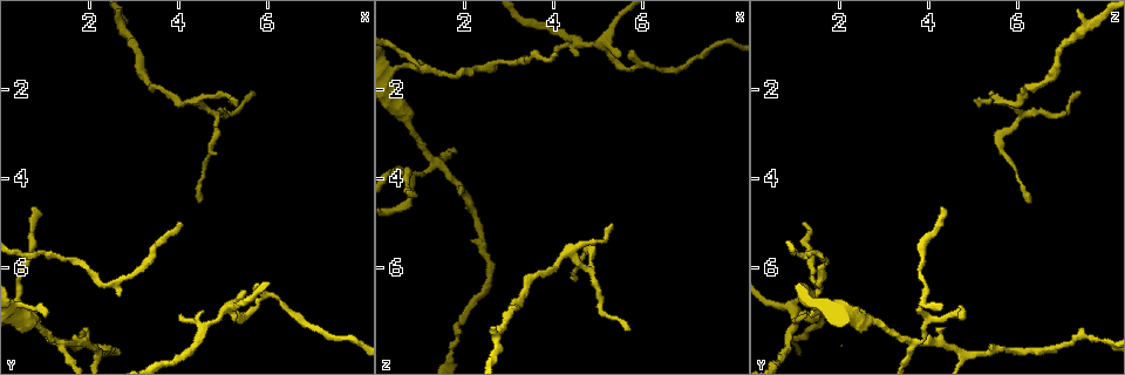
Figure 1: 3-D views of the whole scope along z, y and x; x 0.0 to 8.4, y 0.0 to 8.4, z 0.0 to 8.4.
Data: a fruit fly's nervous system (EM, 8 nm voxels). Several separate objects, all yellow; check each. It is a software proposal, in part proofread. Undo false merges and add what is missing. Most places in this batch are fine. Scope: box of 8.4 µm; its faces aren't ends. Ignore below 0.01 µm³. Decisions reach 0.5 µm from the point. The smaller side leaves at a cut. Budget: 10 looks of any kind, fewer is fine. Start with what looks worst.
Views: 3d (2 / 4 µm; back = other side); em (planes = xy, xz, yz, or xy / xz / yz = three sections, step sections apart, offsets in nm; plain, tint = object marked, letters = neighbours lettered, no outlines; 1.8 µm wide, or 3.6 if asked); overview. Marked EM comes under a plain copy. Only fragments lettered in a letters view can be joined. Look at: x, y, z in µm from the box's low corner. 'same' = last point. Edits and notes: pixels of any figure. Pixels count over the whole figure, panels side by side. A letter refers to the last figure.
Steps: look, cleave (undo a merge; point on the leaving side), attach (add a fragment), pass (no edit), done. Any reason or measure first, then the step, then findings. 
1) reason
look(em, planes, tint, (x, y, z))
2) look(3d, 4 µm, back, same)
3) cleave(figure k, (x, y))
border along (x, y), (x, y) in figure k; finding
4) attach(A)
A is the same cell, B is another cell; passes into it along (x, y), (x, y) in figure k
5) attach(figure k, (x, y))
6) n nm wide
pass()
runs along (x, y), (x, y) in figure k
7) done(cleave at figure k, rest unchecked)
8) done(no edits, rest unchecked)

looks like a crossing
look(3d, 4 µm, (1.35, 7.70, 3.60))

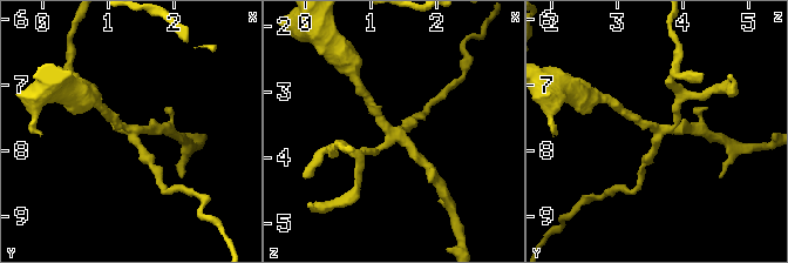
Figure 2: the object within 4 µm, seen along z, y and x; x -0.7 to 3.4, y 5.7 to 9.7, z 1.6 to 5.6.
4 arms
look(em, planes, letters, (1.40, 7.70, 3.60))

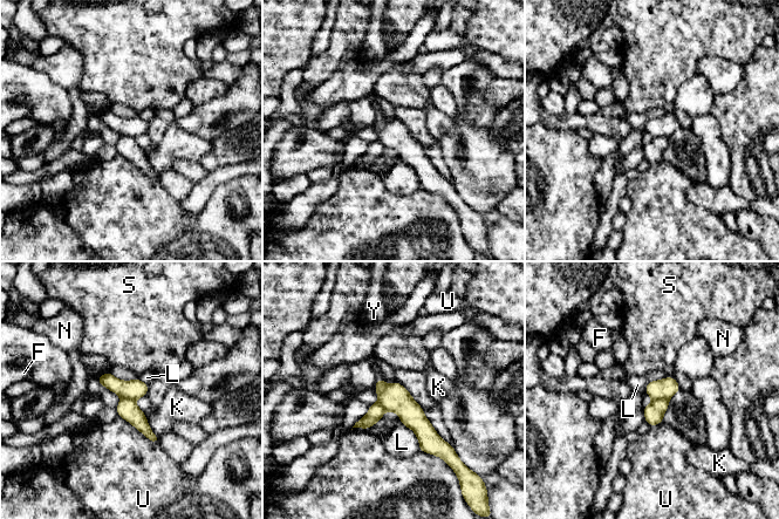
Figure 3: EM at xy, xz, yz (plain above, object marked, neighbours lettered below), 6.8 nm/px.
150 nm wide
cleave(figure 3, (654, 412))
F, K, L, N, S, U and Y are other cells; two neurons meet here

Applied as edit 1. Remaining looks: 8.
redraw
look(overview)

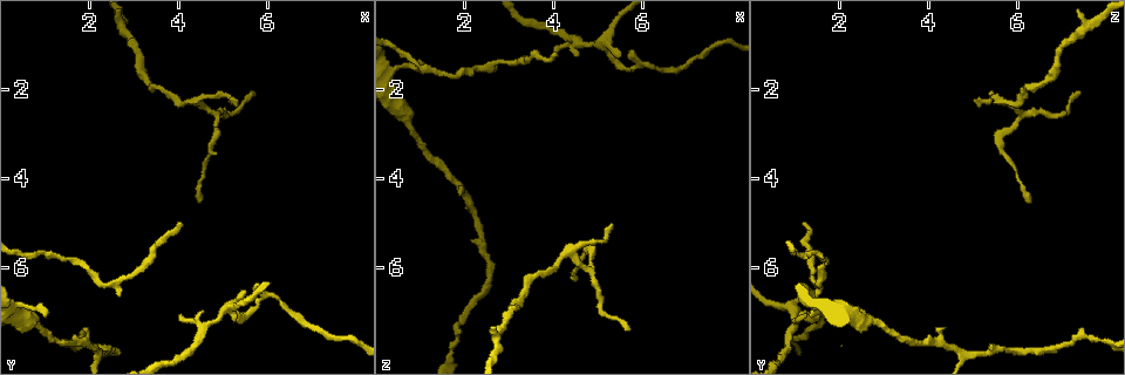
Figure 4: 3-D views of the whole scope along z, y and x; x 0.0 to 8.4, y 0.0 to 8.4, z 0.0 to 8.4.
arms part here
look(3d, 2 µm, (5.15, 6.85, 1.00))

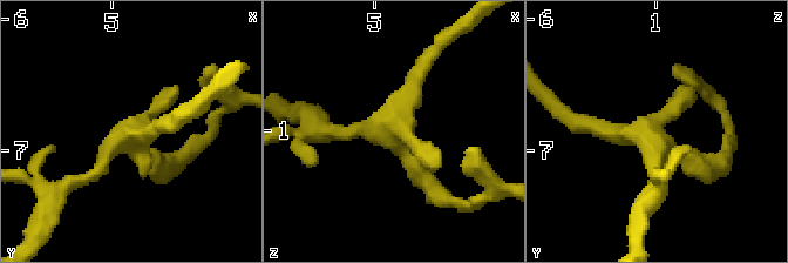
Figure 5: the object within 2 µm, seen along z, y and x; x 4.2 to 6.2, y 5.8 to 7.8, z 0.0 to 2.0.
now the EM
look(em, xz, step 16, tint, (5.18, 6.88, 0.96))

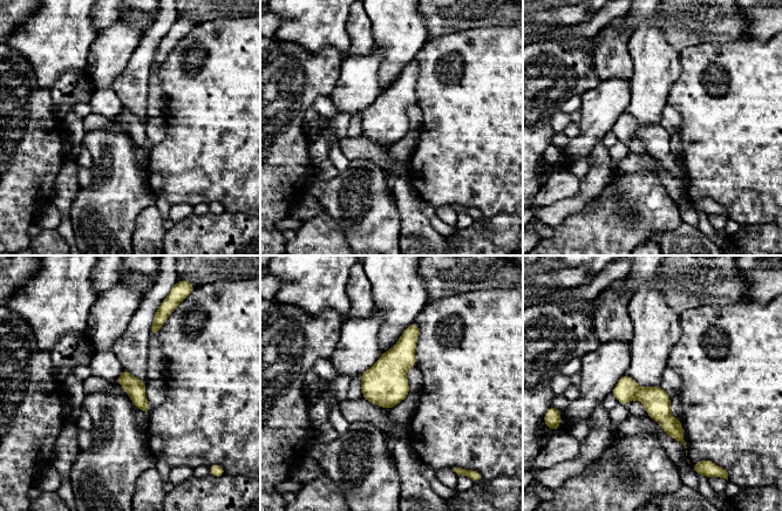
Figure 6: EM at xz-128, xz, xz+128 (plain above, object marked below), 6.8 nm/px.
look(em, planes, letters, same)

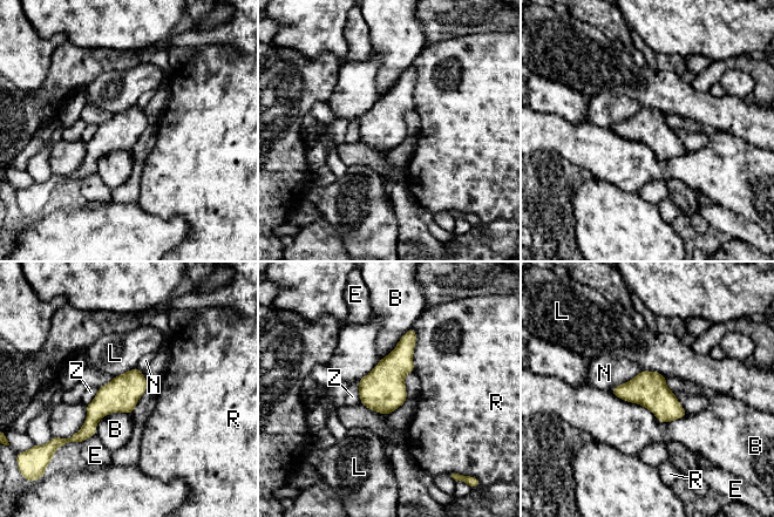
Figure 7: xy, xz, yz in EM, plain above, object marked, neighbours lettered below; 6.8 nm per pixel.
pass()
B, E, L, N, R and Z are other cells; border along (610, 390), (660, 422), (686, 415) in figure 7; all the same neuron

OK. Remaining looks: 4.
abrupt turn
look(3d, 2 µm, (2.35, 6.45, 1.60))

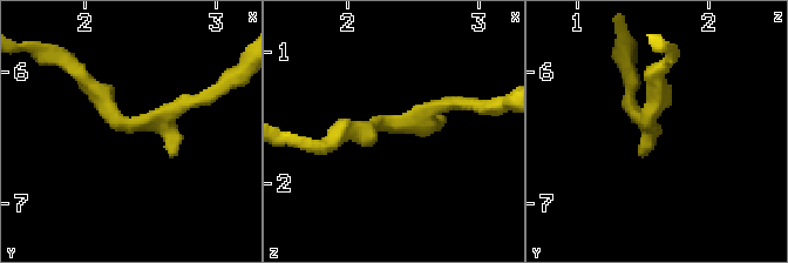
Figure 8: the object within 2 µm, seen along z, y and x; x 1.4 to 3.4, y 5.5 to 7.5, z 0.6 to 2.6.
look(em, xz, step 8, tint, (2.38, 6.42, 1.58))

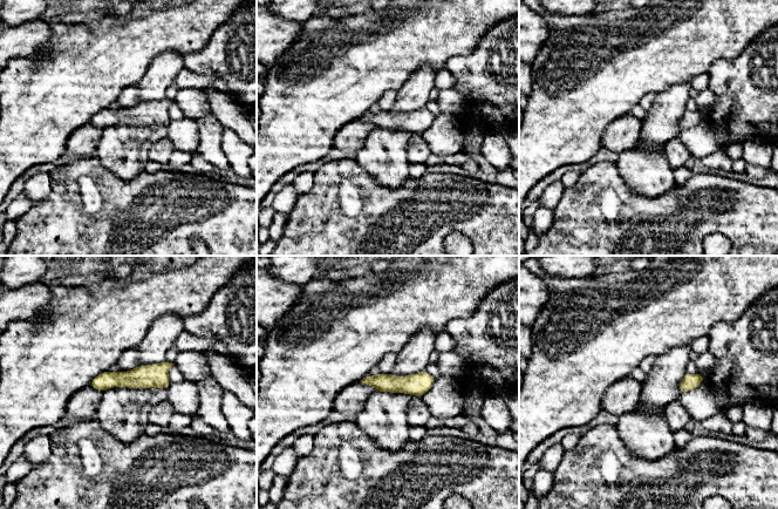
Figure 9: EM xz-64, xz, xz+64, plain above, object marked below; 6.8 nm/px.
what lies round it
look(em, xz, step 8, letters, same)

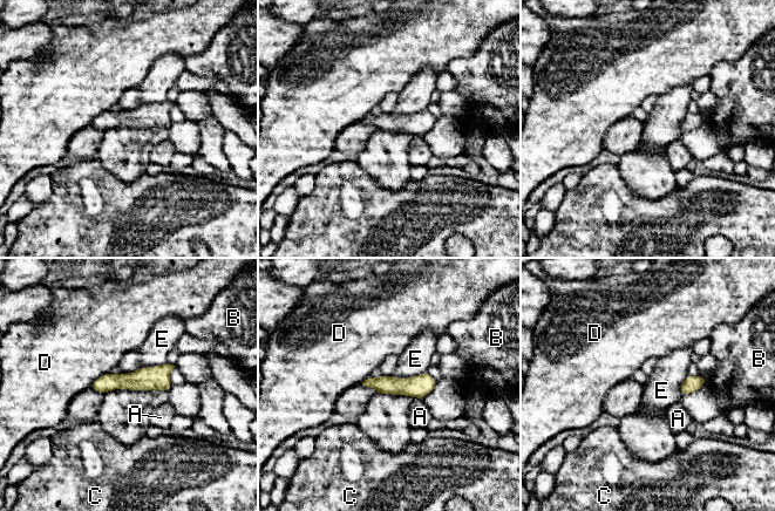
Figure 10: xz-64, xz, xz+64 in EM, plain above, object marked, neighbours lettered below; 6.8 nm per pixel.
E touches over 260 nm
pass()
A, B, C, D and E are other cells; border along (426, 370), (407, 377), (389, 375) in figure 10; one neuron here

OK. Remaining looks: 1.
done(cleave at figure 3, rest unchecked)

